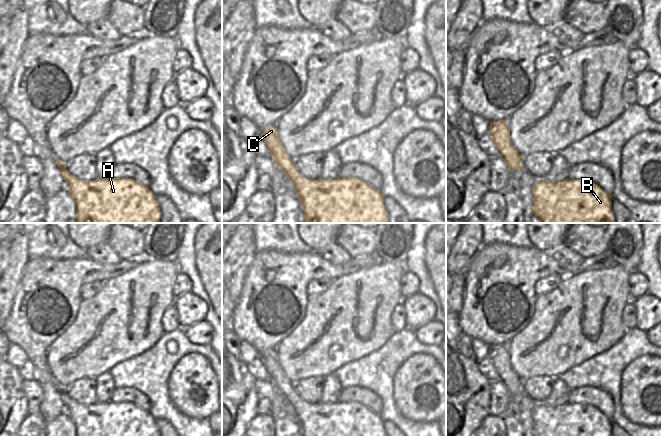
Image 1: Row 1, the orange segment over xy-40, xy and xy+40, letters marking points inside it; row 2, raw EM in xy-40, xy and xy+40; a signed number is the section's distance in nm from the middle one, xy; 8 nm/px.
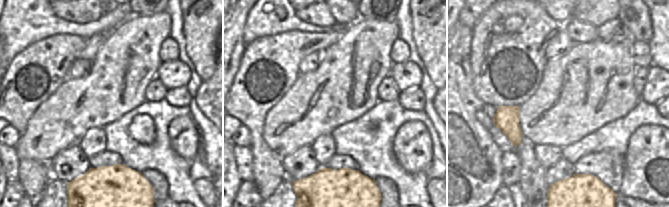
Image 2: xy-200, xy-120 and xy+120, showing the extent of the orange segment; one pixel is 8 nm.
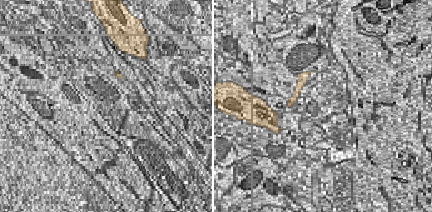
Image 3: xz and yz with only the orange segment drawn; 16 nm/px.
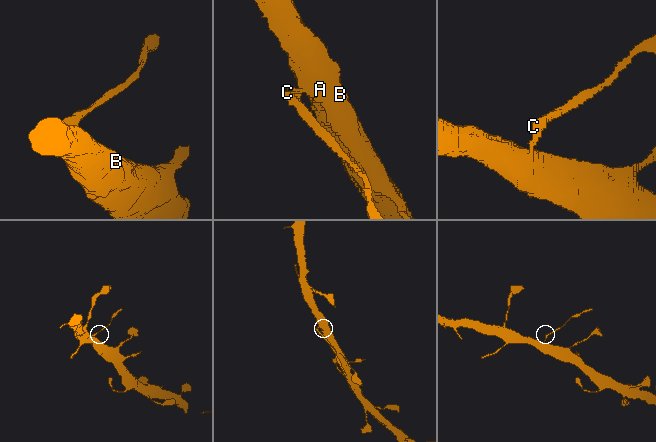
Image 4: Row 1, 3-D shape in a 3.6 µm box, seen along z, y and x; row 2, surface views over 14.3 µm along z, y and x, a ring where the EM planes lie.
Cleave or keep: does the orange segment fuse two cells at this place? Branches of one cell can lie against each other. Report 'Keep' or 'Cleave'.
Cleave.

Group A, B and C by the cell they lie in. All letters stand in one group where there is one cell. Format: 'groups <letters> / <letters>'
groups A B / C

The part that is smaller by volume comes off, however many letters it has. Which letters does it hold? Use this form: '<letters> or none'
C.

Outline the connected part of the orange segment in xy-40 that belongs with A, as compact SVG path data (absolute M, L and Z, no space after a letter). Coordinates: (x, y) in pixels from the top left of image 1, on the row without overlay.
M60 392L68 407L68 416L76 427L76 436L161 436L156 420L131 402L79 404L66 392Z

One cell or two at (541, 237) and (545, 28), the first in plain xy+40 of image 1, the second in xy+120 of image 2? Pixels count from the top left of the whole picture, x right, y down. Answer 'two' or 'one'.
two

